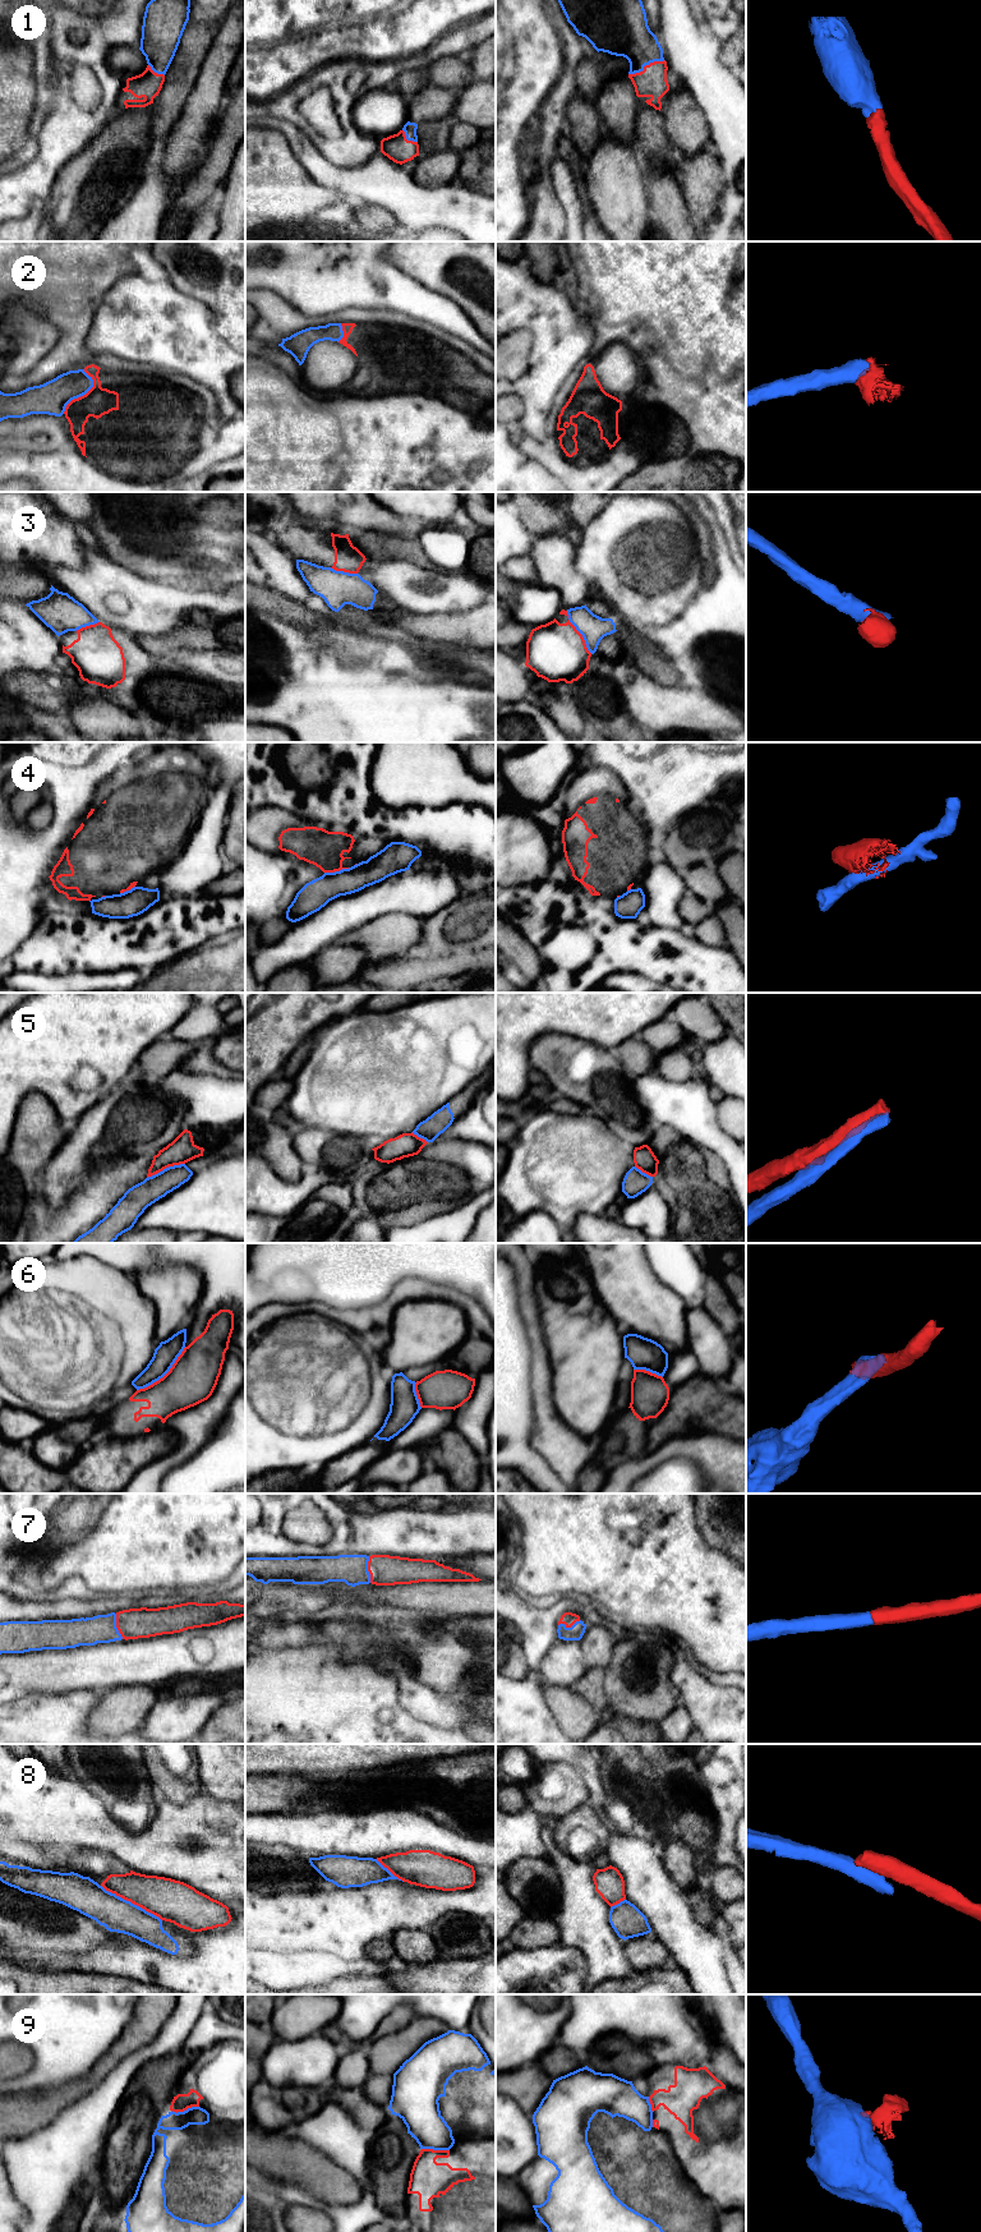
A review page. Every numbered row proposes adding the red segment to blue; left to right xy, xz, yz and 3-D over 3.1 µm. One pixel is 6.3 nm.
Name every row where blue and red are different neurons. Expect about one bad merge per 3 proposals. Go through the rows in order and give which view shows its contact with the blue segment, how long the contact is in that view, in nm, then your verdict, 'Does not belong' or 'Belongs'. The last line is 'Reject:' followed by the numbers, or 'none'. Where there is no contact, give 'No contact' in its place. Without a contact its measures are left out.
1: Touches blue in yz. Shared border 240 nm. Belongs
2: Touches blue in xy. Shared border 320 nm. Belongs
3: Touches blue in yz. Shared border 320 nm. Does not belong
4: Touches blue in xz. Shared border 160 nm. Does not belong
5: Touches blue in xy. Shared border 260 nm. Does not belong
6: Touches blue in xy. Shared border 420 nm. Does not belong
7: Touches blue in xz. Shared border 170 nm. Belongs
8: Touches blue in xy. Shared border 440 nm. Does not belong
9: Touches blue in xy. Shared border 180 nm. Does not belong
Reject: 3, 4, 5, 6, 8, 9

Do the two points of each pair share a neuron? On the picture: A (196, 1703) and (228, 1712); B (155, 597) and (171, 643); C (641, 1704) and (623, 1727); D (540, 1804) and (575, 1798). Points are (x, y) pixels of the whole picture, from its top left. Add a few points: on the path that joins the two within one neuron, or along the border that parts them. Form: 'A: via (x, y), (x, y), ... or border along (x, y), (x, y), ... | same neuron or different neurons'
A: border along (231, 1697), (215, 1711), (205, 1725) | different neurons
B: border along (189, 624), (165, 634), (148, 636) | different neurons
C: border along (609, 1712), (658, 1724) | different neurons
D: via (549, 1807), (562, 1807), (566, 1804) | same neuron

